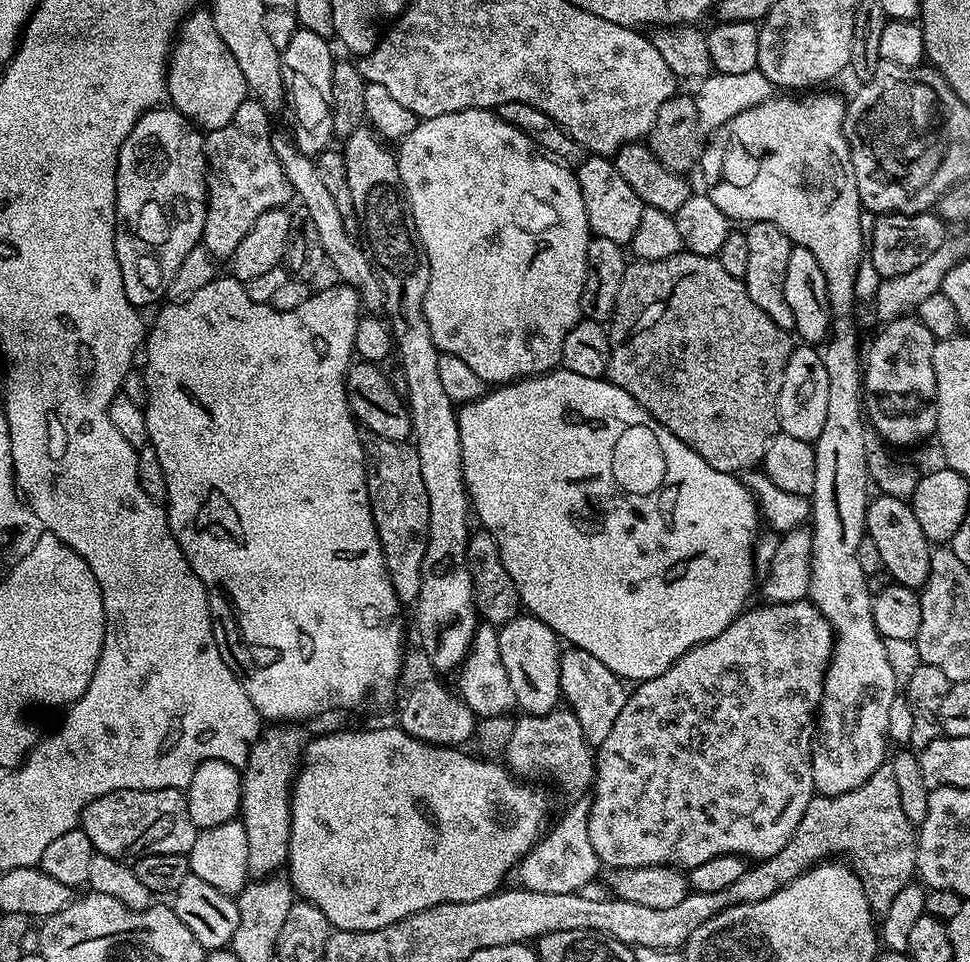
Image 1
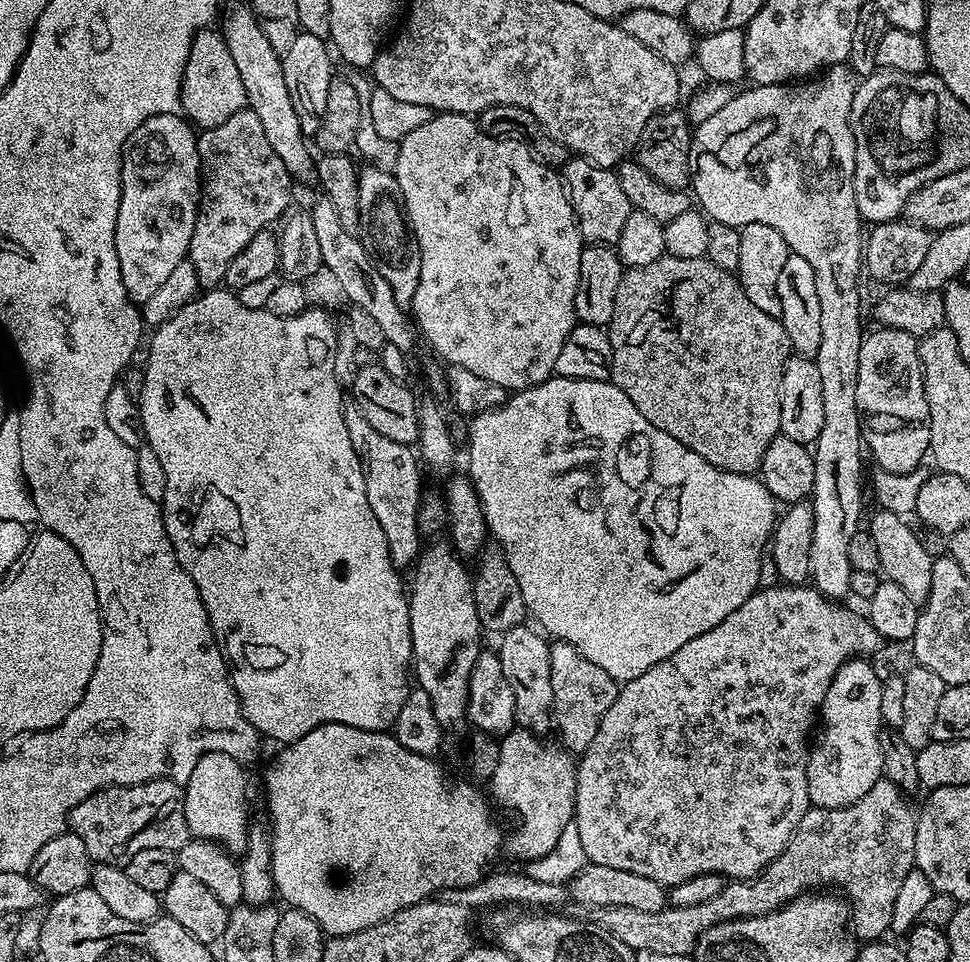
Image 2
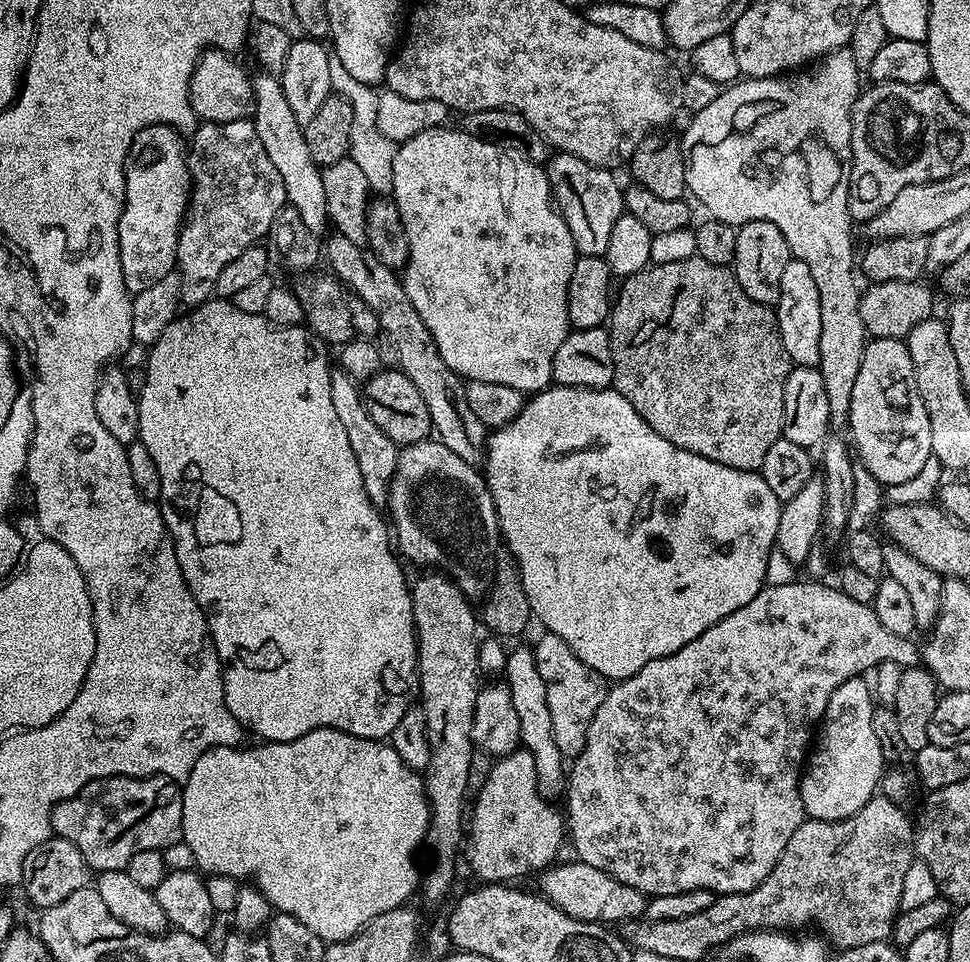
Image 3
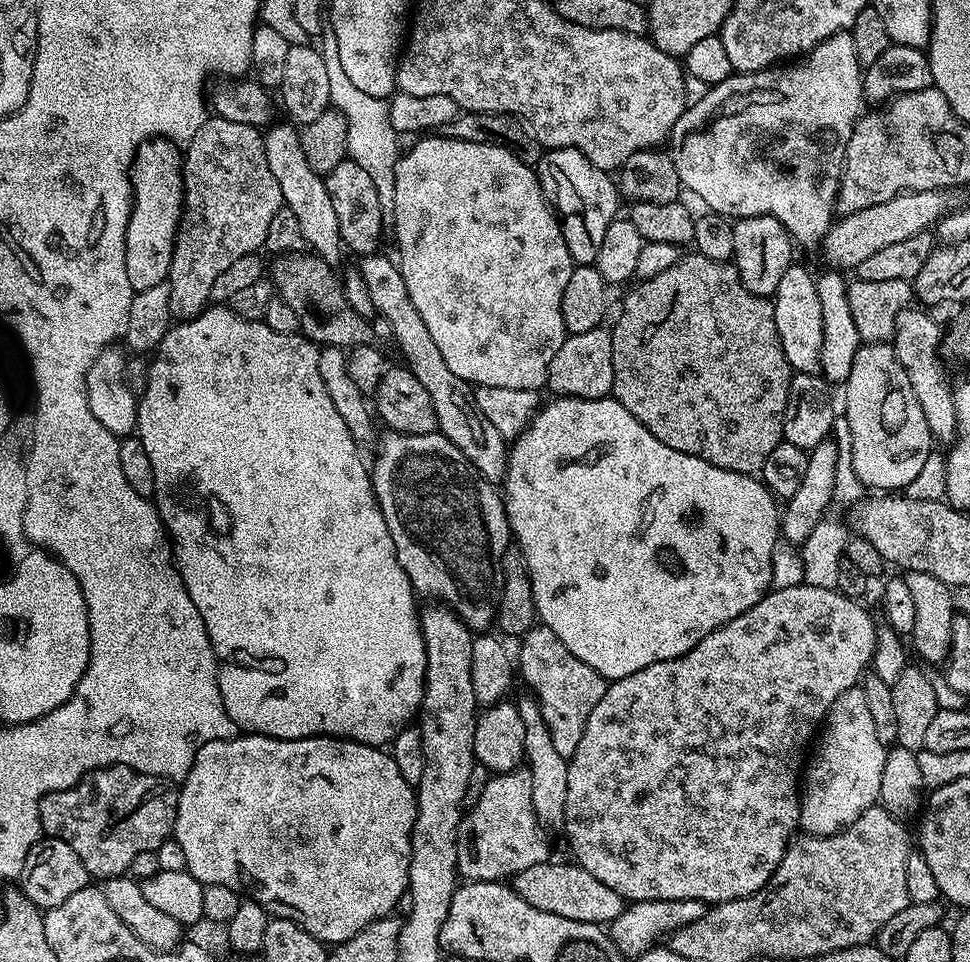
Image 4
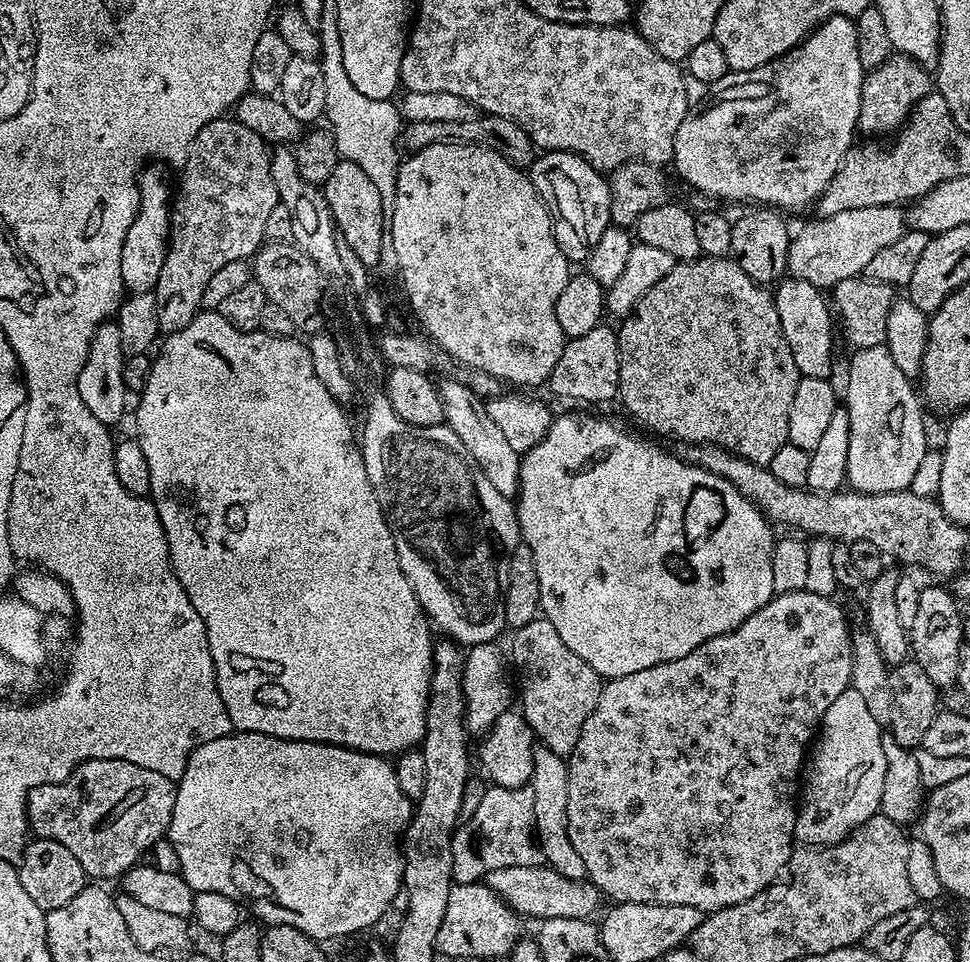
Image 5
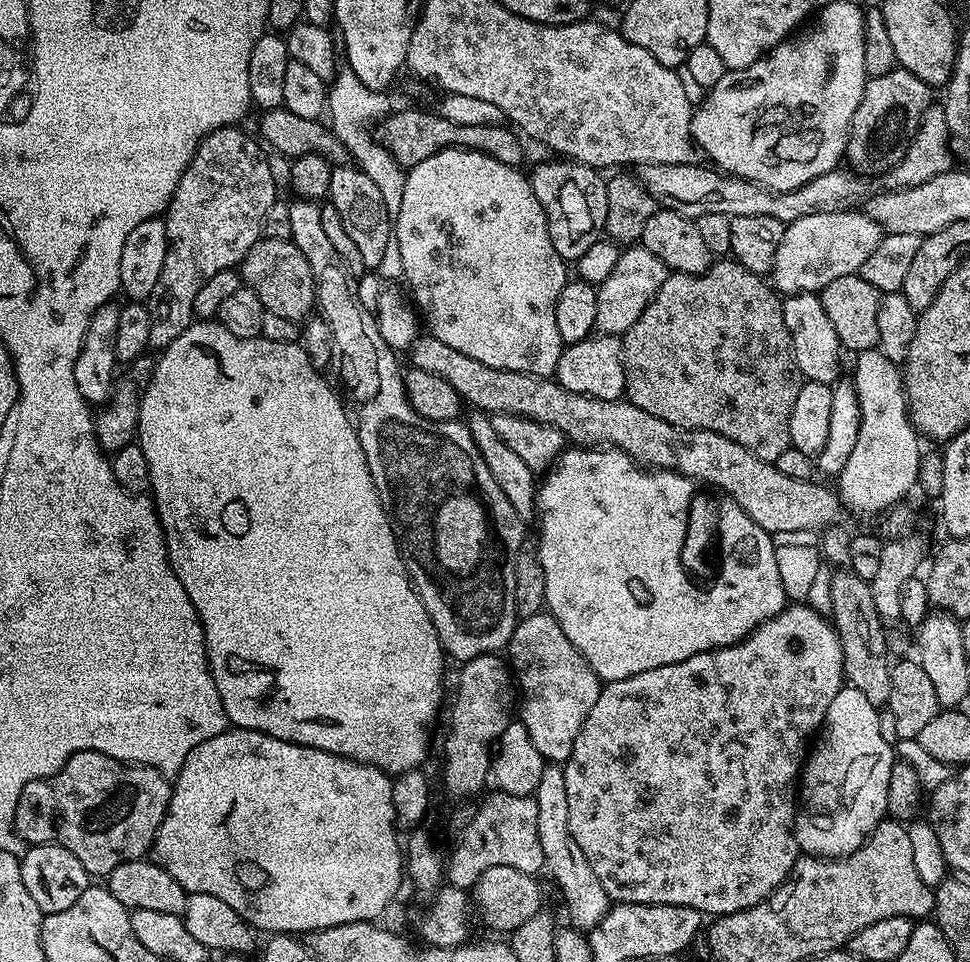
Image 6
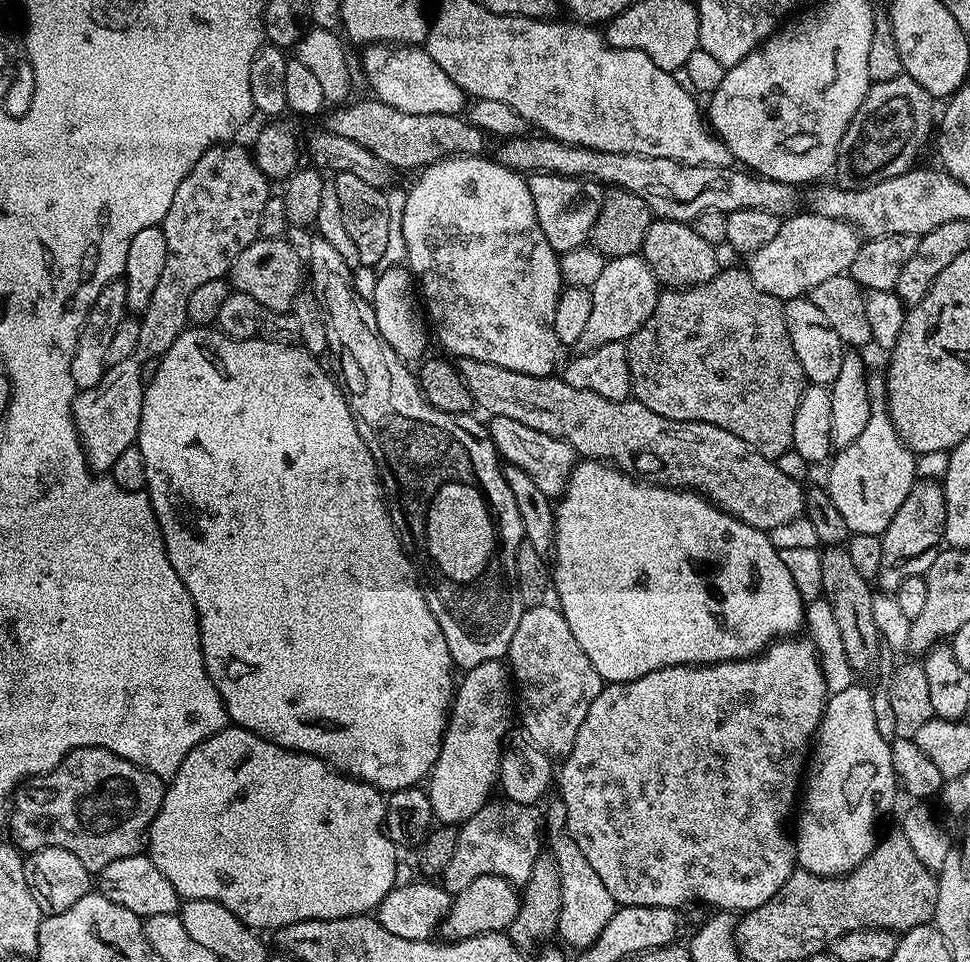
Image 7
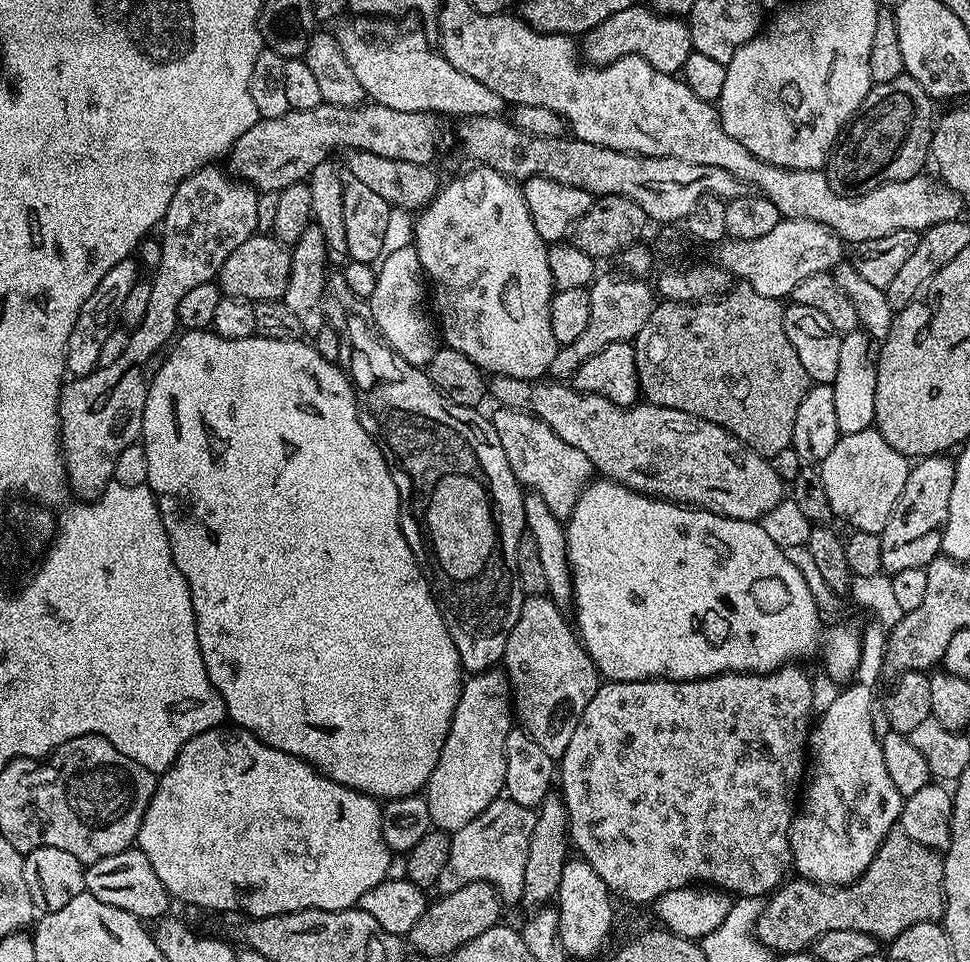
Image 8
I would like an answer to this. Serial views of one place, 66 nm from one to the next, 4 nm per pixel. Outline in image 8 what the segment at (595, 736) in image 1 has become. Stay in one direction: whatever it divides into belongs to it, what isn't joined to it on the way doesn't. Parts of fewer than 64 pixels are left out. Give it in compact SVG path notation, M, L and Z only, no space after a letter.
M548 596L527 597L518 614L518 622L514 622L514 630L510 630L502 661L503 671L507 673L511 684L511 699L519 723L534 738L534 742L538 742L538 746L542 746L542 750L546 750L546 754L553 758L558 758L566 750L578 726L578 718L582 718L582 710L586 710L590 698L594 698L602 683L596 663L585 652L569 617L567 620L564 616L567 615Z

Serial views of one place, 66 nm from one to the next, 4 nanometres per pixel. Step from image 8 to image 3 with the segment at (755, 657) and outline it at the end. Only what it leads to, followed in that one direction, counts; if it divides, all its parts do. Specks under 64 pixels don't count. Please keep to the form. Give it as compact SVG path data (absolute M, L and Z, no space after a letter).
M556 384L525 399L524 409L512 422L489 435L482 461L482 475L498 514L503 543L506 548L508 544L507 551L520 571L522 590L526 590L533 617L537 621L540 619L547 631L562 638L562 642L566 642L566 646L570 646L570 650L574 650L586 666L598 670L598 674L609 681L630 678L638 674L646 662L682 650L686 642L694 642L698 634L710 630L710 626L726 618L726 614L734 614L734 610L746 606L746 602L750 602L750 598L765 587L767 559L776 543L782 507L782 501L776 497L774 490L766 486L759 471L734 470L690 450L682 450L674 446L674 442L666 442L666 438L662 438L662 434L658 434L637 414L634 406L630 406L630 402L626 402L615 387L575 388Z

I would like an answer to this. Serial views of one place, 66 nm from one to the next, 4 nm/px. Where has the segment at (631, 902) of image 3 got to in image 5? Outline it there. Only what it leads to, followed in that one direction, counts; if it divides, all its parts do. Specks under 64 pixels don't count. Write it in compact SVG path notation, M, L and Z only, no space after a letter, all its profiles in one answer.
M543 862L534 866L502 866L498 870L490 870L490 874L484 876L483 883L496 896L501 896L521 918L528 919L529 916L532 922L550 918L586 920L595 917L596 911L601 911L602 893L591 882L566 878L566 874L558 874L558 870Z

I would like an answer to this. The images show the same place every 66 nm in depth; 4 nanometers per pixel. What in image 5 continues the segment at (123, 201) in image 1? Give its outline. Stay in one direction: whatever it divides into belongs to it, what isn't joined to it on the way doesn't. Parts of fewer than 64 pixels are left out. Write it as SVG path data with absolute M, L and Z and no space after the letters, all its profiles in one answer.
M148 166L138 177L140 209L134 222L130 222L130 230L126 230L126 238L122 242L122 282L129 293L152 292L166 262L170 235L170 192L168 196L163 170L160 166Z

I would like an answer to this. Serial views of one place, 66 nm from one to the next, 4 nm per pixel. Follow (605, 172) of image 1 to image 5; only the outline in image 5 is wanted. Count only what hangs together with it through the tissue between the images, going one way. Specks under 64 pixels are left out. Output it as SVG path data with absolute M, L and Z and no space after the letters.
M545 151L537 155L526 175L552 215L552 233L562 254L570 262L587 261L612 218L610 190L600 169L572 152Z

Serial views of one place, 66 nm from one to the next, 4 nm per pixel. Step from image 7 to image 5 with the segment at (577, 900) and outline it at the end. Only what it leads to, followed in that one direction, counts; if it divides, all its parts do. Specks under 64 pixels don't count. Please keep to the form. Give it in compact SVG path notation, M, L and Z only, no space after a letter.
M537 743L534 750L534 774L530 781L534 798L534 826L536 827L536 843L540 846L543 863L558 870L558 874L566 874L571 880L583 880L586 873L582 866L582 857L574 850L574 842L570 842L568 819L566 818L566 802L570 795L570 774L568 761L563 756L554 754L546 745Z

